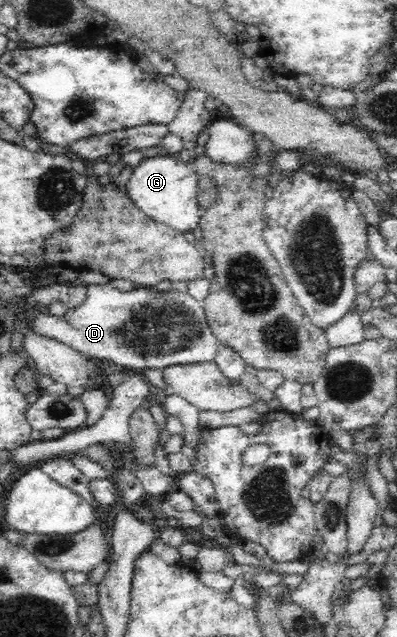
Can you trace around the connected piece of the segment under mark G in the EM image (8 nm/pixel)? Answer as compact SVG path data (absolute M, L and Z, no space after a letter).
M161 153L144 158L133 169L126 189L133 204L148 218L168 224L181 233L191 233L197 228L204 212L198 202L198 176L189 168L189 163L182 161L178 156Z

